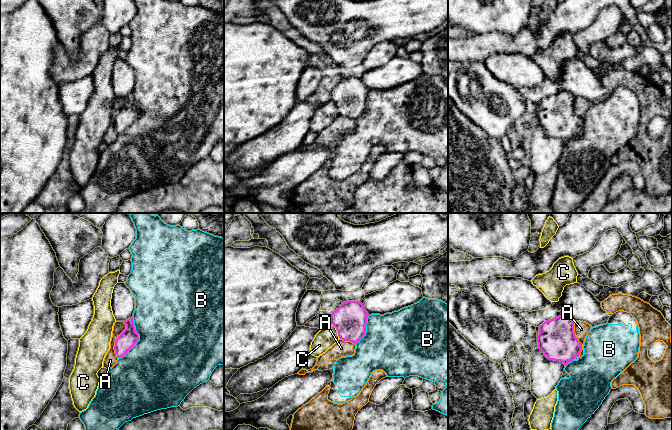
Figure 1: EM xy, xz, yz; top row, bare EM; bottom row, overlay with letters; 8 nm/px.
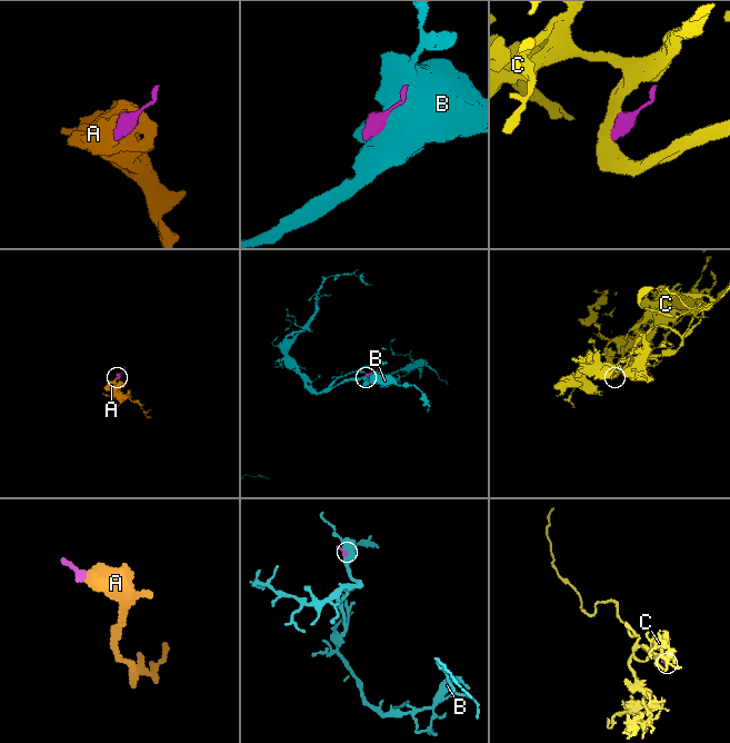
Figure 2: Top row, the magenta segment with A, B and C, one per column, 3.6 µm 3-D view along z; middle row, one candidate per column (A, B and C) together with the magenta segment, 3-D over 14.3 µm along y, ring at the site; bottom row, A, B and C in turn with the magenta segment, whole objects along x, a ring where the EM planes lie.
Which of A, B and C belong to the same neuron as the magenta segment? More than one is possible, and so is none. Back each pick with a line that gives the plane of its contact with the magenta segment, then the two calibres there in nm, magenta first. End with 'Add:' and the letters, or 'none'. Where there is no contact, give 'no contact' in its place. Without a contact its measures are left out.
Add: none

